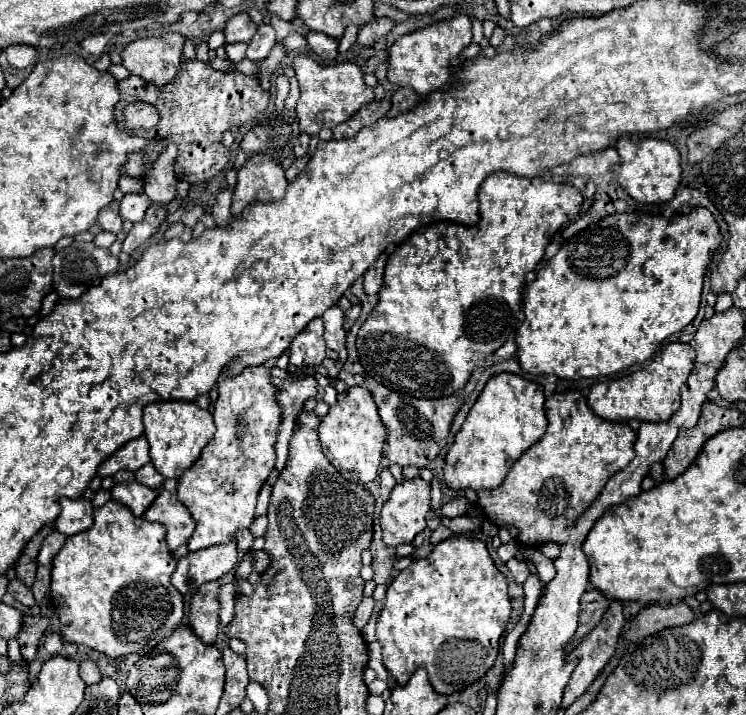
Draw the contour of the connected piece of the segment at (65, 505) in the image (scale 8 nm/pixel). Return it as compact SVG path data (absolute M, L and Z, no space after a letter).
M64 498L62 500L62 512L56 518L56 528L70 536L70 534L78 534L82 530L88 530L94 524L92 518L92 502L86 498Z

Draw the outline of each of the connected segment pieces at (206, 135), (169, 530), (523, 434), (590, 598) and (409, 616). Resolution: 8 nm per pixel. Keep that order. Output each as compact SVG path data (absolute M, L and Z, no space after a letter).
M184 60L178 74L164 90L158 90L138 76L128 76L126 80L118 82L118 88L118 106L126 106L132 100L142 100L158 108L160 122L152 136L162 148L168 142L178 146L176 176L188 184L208 184L216 174L220 174L230 160L230 150L220 144L222 132L226 132L230 126L250 122L260 112L264 112L270 102L270 92L260 86L256 76L218 72L200 60Z
M160 490L158 498L148 508L144 518L164 524L166 542L170 550L176 550L178 546L186 544L196 528L196 522L190 510L178 500L176 492L166 492L166 490Z
M516 374L492 376L468 412L444 462L444 482L452 490L486 490L504 482L512 464L546 432L544 388Z
M596 588L584 592L580 600L580 612L578 612L578 630L568 644L568 652L574 650L582 642L582 638L602 622L608 608L610 608L610 600L602 592L598 592Z
M452 536L440 542L428 554L428 558L416 560L402 570L386 590L376 630L386 670L396 678L398 684L406 684L416 668L424 668L432 688L442 696L462 692L474 684L492 668L498 656L498 640L504 634L512 612L506 590L508 582L494 566L482 540L470 536Z

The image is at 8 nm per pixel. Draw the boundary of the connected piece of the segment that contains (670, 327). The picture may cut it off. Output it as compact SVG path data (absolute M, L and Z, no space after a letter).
M694 208L690 214L674 214L672 218L664 218L664 216L650 216L650 214L642 214L642 212L626 212L626 214L612 214L606 216L602 220L598 220L596 224L588 226L586 230L578 232L576 236L572 236L570 240L566 240L560 248L560 252L556 256L552 256L548 262L544 262L536 274L536 280L532 284L528 284L526 296L524 296L524 322L516 332L516 346L518 346L518 364L524 372L528 374L554 374L558 378L570 378L570 380L578 380L578 378L598 378L598 376L612 376L618 374L638 362L648 360L658 348L660 344L680 332L682 328L686 328L698 314L700 308L700 294L702 294L702 278L704 272L708 268L708 262L714 254L714 250L720 246L722 236L718 230L718 224L714 220L714 216L710 214L708 208Z

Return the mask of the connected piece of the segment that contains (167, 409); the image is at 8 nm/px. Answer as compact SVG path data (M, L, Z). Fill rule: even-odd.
M154 402L144 408L144 434L150 444L150 458L156 470L164 478L180 478L186 468L190 468L198 458L202 448L212 440L214 436L214 420L208 410L198 408L194 402Z

